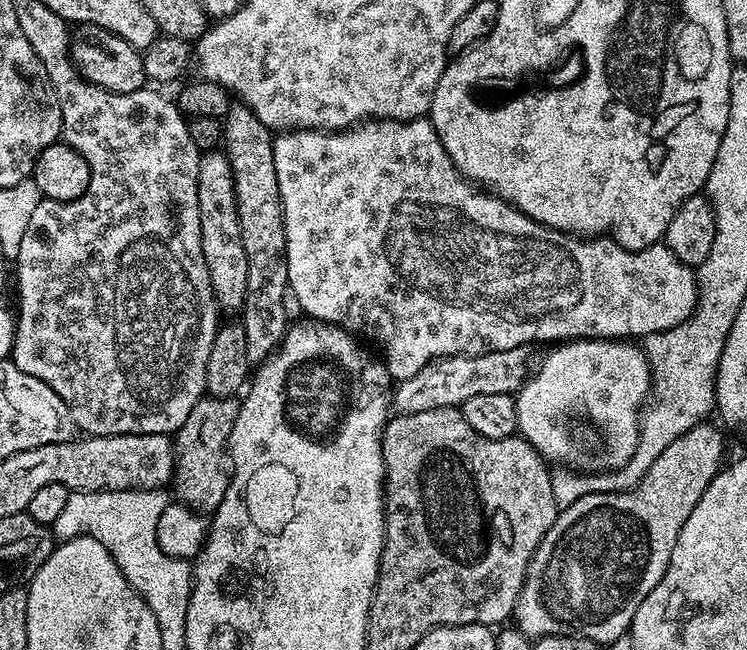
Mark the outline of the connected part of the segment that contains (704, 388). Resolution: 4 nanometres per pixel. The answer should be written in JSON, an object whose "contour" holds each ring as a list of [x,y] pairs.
{"contour":[[[692,314],[687,322],[669,331],[655,332],[643,339],[645,356],[657,374],[664,374],[666,384],[656,408],[644,416],[644,448],[650,454],[666,449],[688,429],[705,421],[716,403],[716,376],[721,352],[727,336],[698,338],[698,317]]]}

